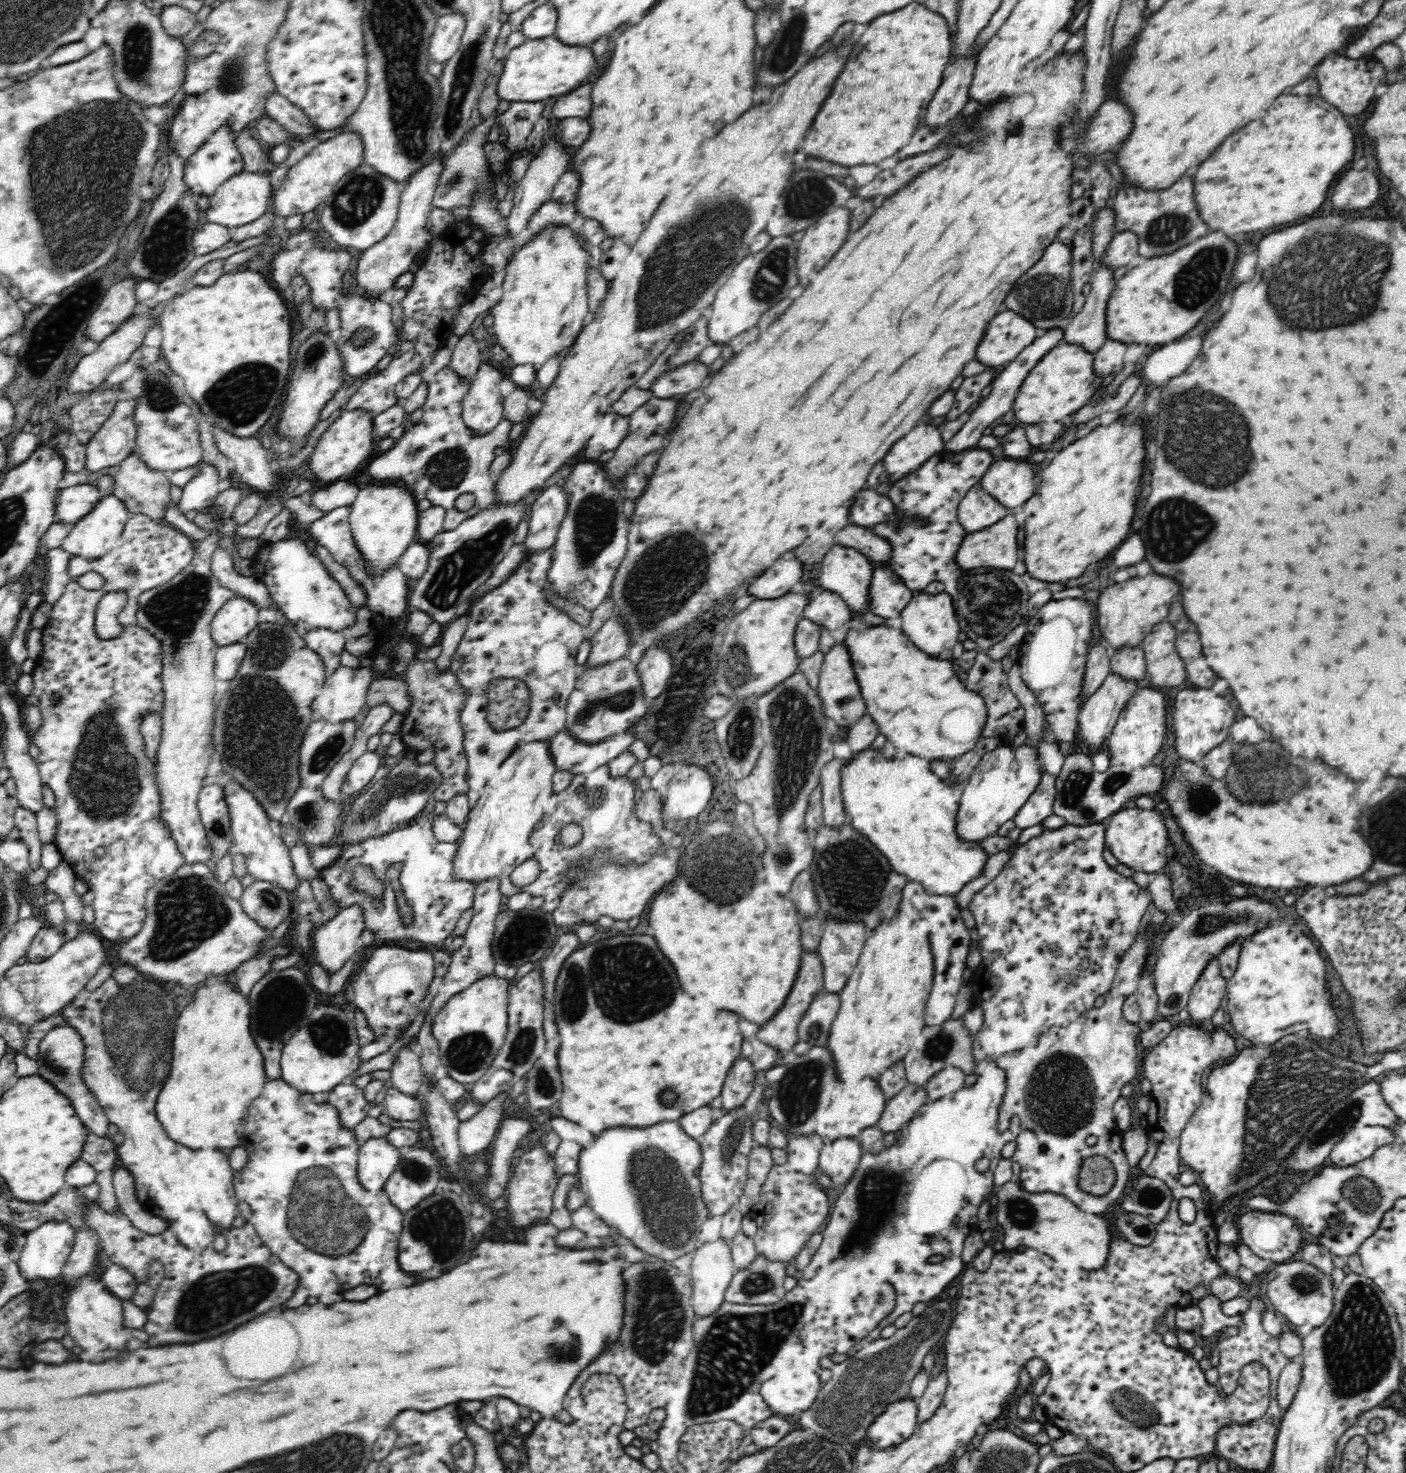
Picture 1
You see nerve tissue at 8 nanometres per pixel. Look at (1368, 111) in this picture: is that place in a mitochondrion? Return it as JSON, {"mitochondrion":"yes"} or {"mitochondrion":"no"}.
{"mitochondrion":"no"}

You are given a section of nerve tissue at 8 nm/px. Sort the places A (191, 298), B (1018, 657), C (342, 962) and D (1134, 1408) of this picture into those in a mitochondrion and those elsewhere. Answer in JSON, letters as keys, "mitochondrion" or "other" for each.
{"A":"other","B":"other","C":"other","D":"mitochondrion"}

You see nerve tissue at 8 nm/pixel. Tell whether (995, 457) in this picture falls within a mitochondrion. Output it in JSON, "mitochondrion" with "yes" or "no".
{"mitochondrion":"no"}

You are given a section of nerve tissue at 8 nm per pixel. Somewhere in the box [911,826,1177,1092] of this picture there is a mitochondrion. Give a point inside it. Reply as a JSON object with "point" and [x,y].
{"point":[937,1047]}

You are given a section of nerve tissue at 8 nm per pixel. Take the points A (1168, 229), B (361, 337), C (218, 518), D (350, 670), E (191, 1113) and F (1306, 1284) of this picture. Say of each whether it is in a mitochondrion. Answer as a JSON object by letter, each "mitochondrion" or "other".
{"A":"mitochondrion","B":"mitochondrion","C":"other","D":"other","E":"other","F":"mitochondrion"}

